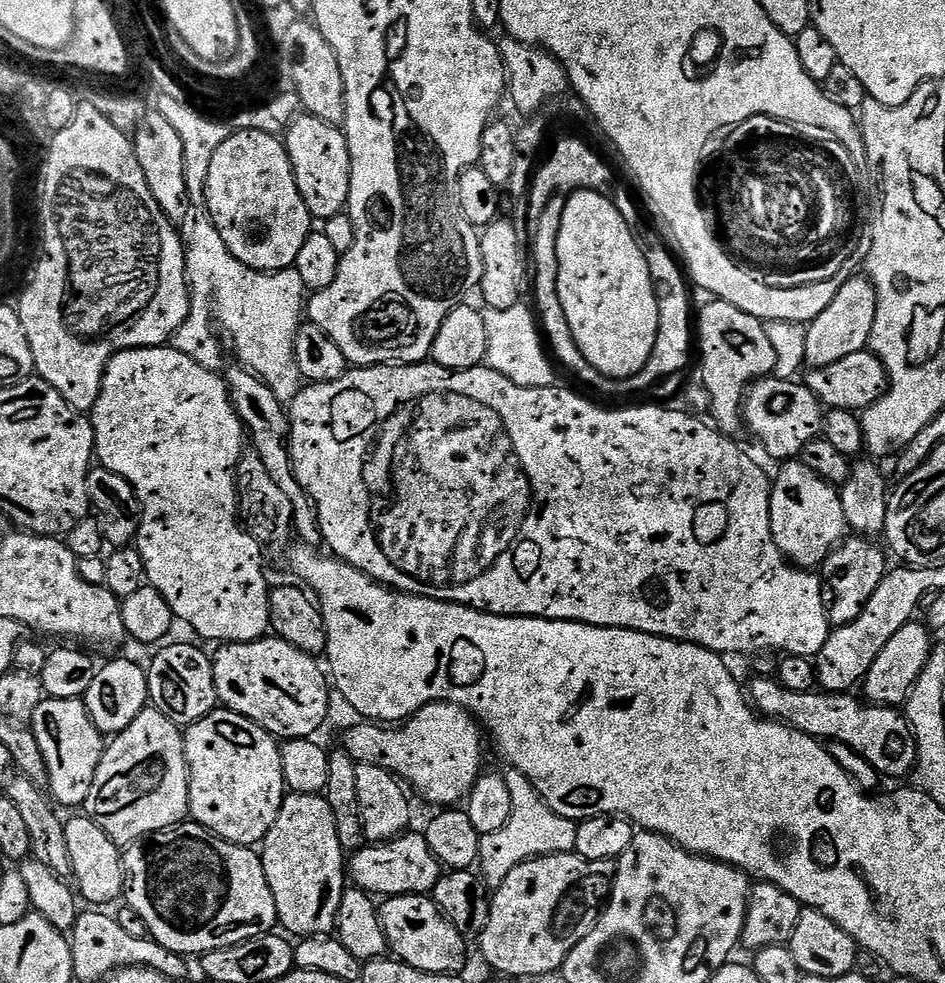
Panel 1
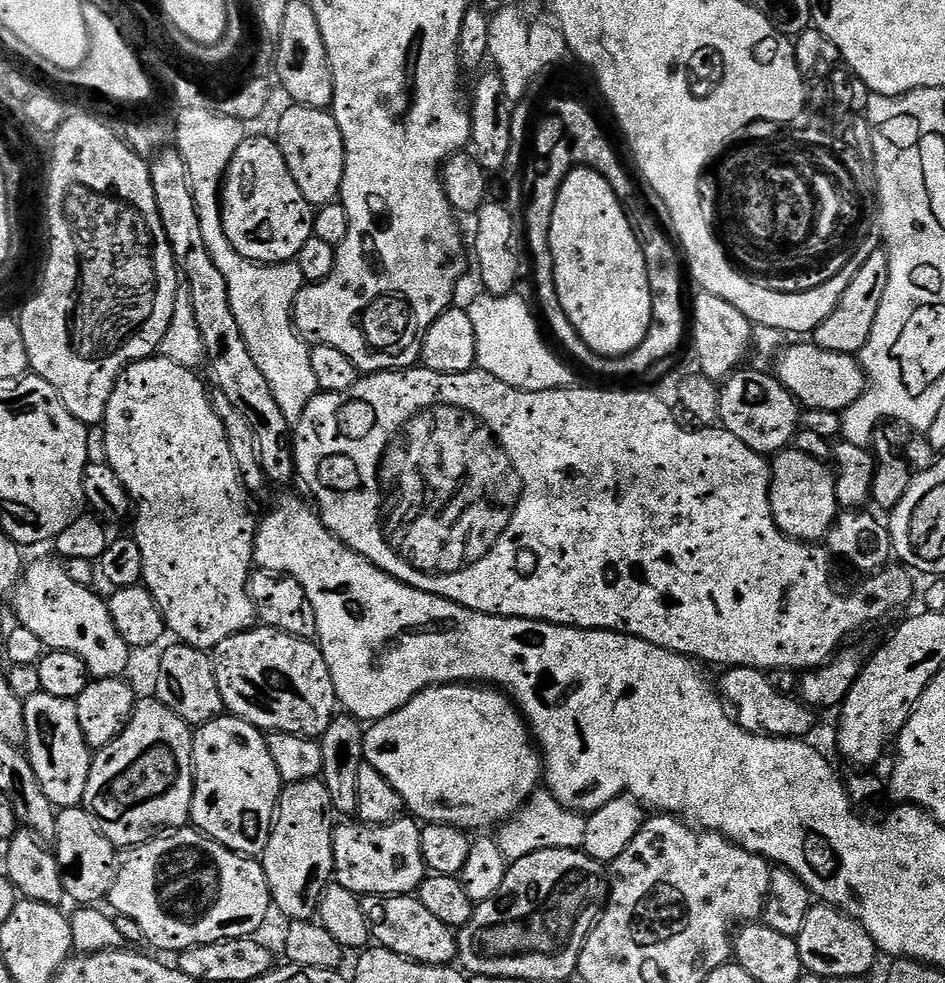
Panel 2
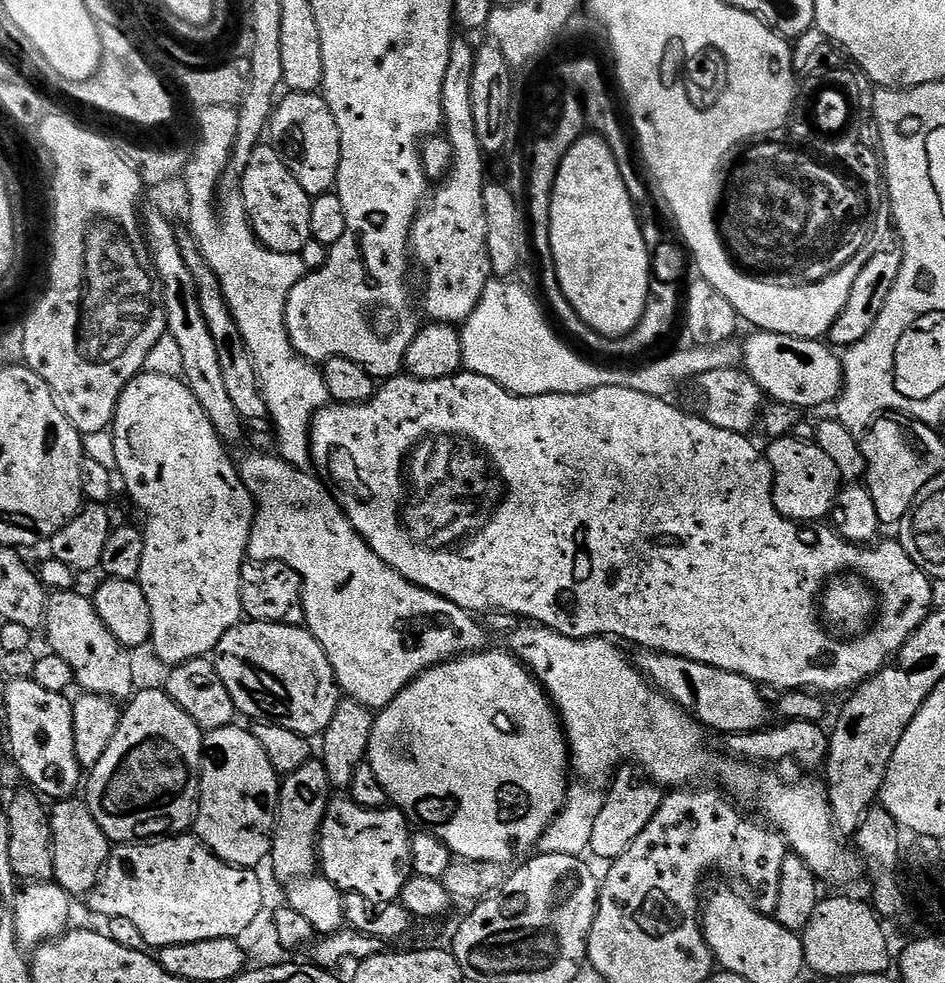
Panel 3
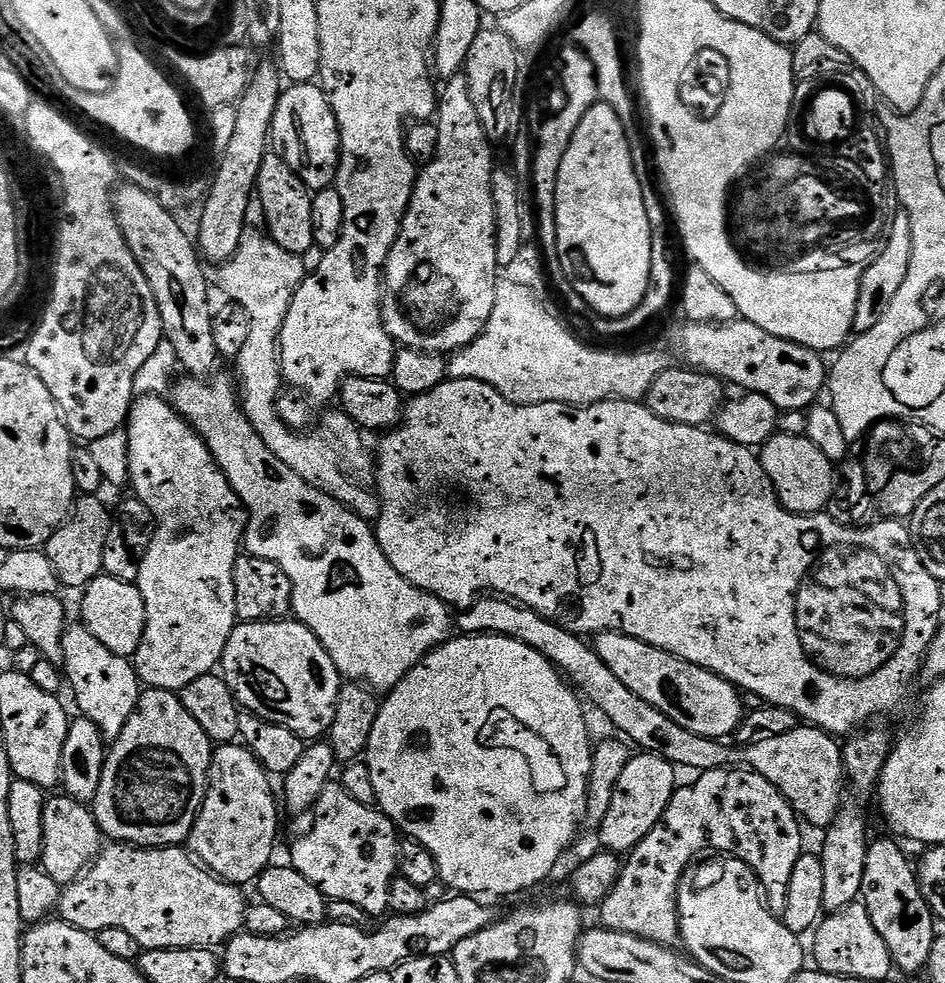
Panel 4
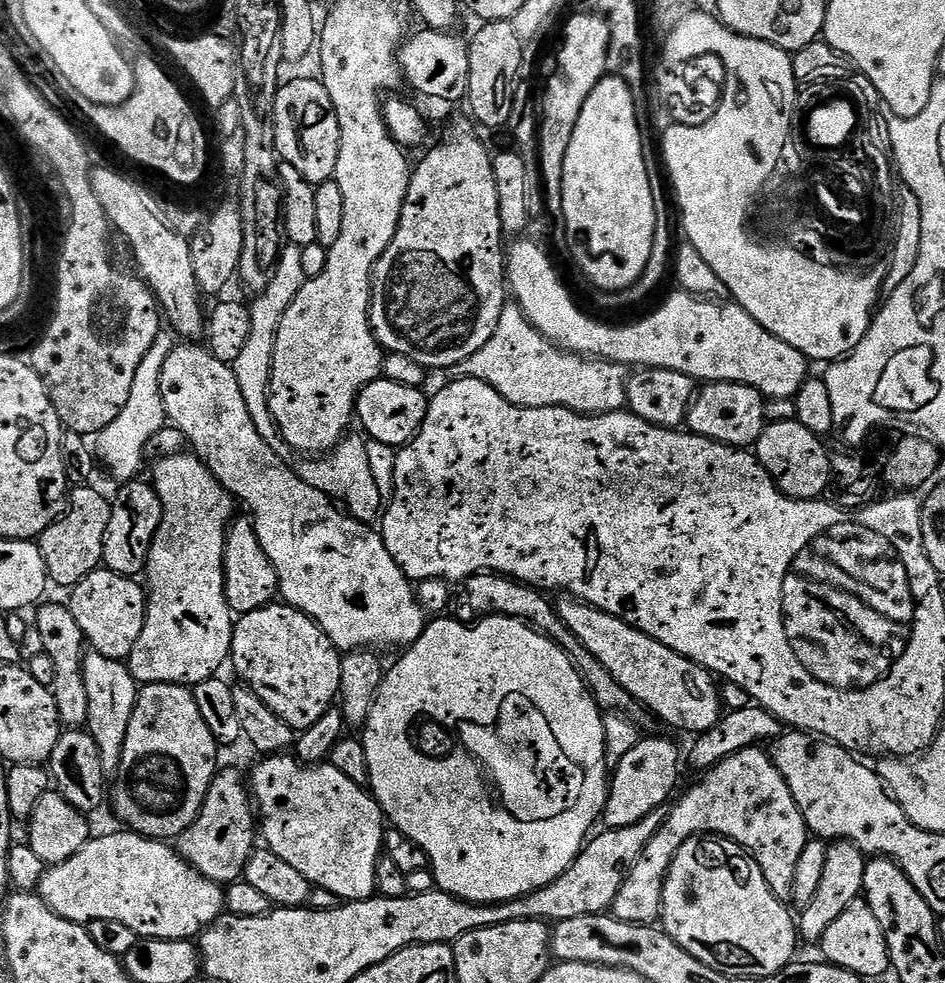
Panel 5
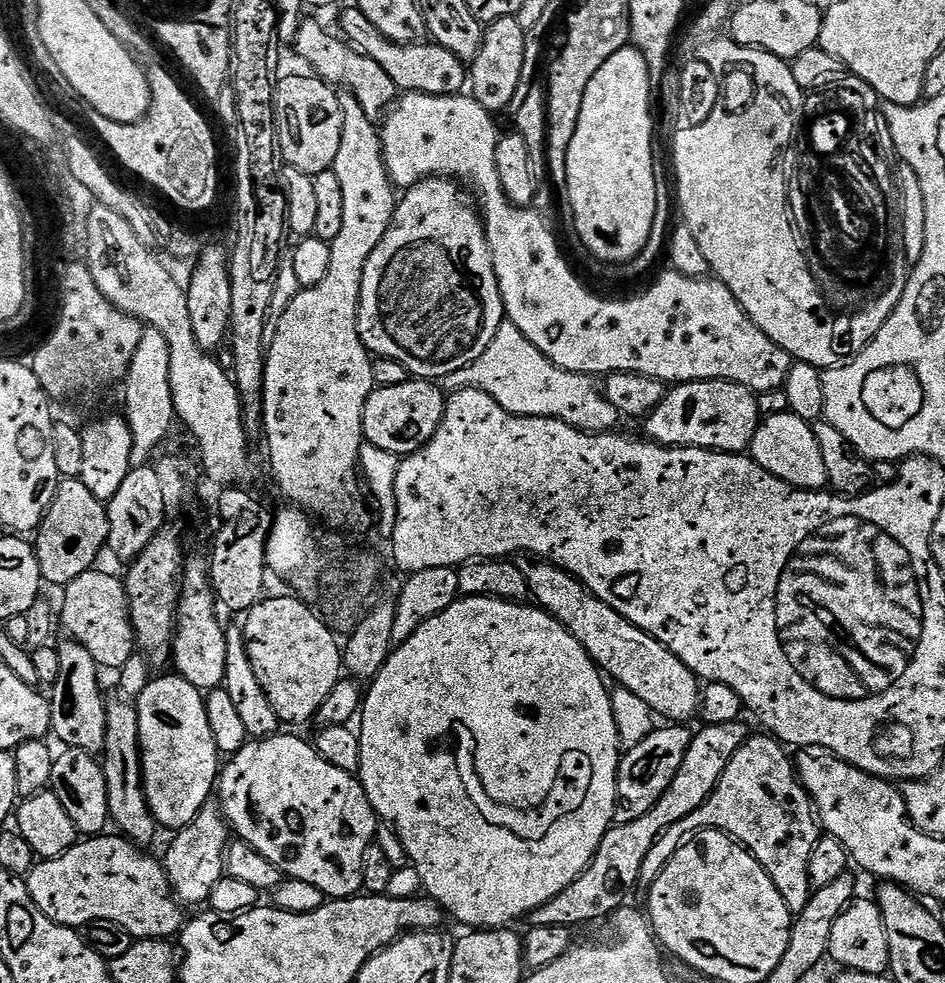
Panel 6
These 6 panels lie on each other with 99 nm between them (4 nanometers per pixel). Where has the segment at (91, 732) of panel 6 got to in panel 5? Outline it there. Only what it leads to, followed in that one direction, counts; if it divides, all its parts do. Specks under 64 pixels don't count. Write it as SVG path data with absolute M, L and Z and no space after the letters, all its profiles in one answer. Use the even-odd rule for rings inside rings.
M41 603L35 609L37 612L34 627L42 638L45 654L54 661L54 682L51 690L54 702L58 706L60 723L65 729L80 730L87 725L90 714L90 698L86 698L86 682L82 678L86 641L82 634L82 626L78 626L71 607L67 603L48 603Z

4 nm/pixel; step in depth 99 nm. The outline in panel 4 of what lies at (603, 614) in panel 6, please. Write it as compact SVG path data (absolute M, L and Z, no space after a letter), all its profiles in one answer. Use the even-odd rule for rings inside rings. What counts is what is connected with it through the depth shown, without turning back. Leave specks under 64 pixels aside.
M621 632L599 633L595 637L594 647L622 686L630 686L630 690L634 690L642 702L650 702L650 706L662 710L662 714L678 722L678 726L690 730L690 734L724 740L735 733L746 715L741 689L702 666L694 666L666 650L658 650Z

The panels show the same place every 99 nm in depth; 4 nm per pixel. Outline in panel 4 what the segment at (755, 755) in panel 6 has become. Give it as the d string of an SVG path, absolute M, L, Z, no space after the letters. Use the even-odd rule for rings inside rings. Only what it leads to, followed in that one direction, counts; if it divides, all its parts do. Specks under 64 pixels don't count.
M731 766L728 768L715 768L709 772L699 773L693 784L677 787L670 798L670 806L666 806L666 814L658 818L658 826L638 842L631 852L627 853L620 869L618 882L610 890L603 904L599 905L599 923L605 928L622 930L635 936L642 936L659 944L675 945L680 940L680 919L676 909L676 895L682 874L689 864L709 849L720 854L737 856L746 862L754 871L759 880L762 895L768 909L775 916L783 917L786 910L786 890L790 886L790 874L798 858L806 851L804 836L800 833L802 821L796 811L790 806L775 786L762 774L755 772L747 766Z

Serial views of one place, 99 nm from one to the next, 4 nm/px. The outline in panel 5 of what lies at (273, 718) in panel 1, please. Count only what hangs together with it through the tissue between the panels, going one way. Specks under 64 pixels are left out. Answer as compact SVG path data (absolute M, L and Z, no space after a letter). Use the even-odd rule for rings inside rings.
M283 602L243 613L232 630L230 668L240 675L239 683L297 730L314 726L333 707L340 690L341 659L328 635L305 612Z

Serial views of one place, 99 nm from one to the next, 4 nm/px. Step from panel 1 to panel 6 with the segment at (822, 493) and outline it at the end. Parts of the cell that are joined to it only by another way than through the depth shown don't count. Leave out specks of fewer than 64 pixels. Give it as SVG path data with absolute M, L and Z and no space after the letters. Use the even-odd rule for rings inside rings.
M790 411L761 419L752 439L750 455L758 462L758 466L762 466L762 470L792 488L814 492L829 487L826 462L822 462L822 450L818 446L818 438L814 434L812 424Z

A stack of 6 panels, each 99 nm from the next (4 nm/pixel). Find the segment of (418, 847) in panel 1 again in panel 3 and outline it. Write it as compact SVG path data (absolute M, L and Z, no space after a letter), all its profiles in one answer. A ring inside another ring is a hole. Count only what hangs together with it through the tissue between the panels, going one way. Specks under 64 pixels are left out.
M336 798L320 824L318 868L343 893L357 892L375 904L391 904L399 901L402 886L414 875L411 845L410 825L399 808L363 808L350 798Z

